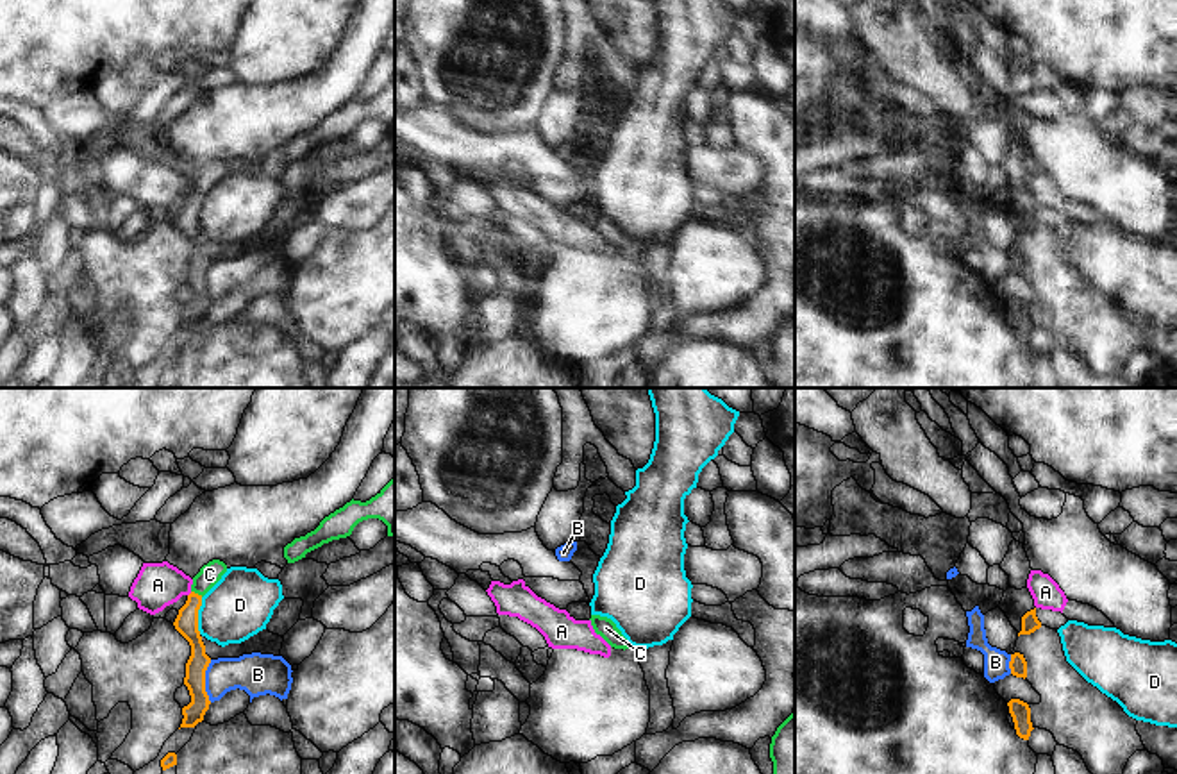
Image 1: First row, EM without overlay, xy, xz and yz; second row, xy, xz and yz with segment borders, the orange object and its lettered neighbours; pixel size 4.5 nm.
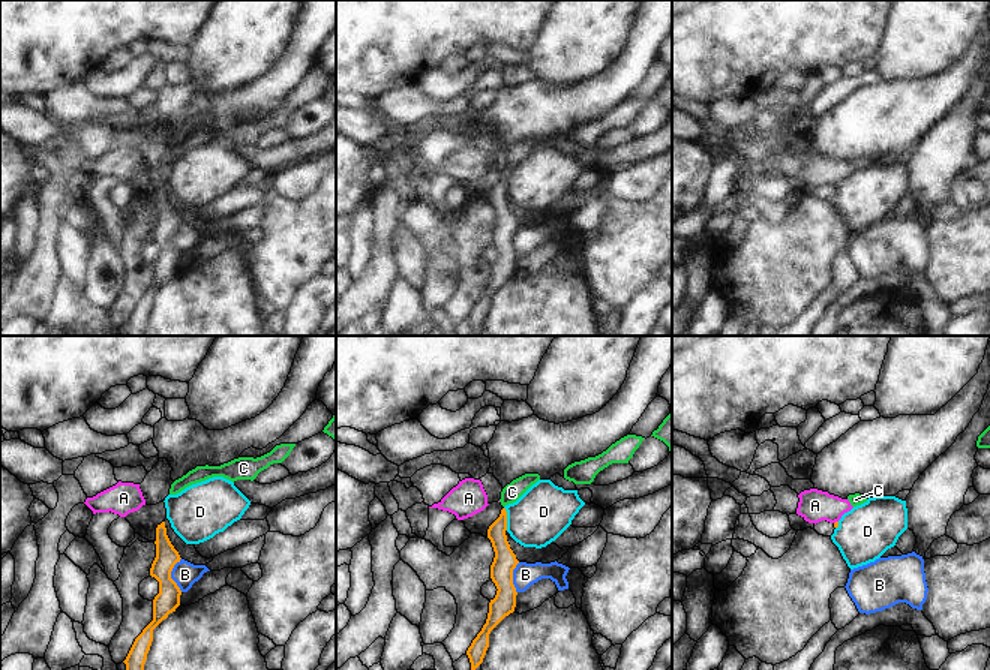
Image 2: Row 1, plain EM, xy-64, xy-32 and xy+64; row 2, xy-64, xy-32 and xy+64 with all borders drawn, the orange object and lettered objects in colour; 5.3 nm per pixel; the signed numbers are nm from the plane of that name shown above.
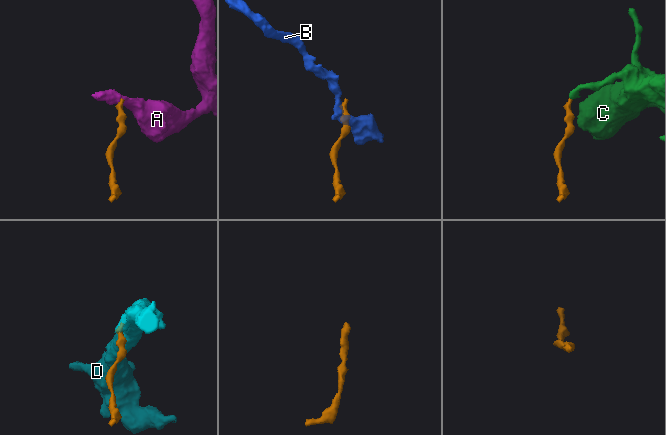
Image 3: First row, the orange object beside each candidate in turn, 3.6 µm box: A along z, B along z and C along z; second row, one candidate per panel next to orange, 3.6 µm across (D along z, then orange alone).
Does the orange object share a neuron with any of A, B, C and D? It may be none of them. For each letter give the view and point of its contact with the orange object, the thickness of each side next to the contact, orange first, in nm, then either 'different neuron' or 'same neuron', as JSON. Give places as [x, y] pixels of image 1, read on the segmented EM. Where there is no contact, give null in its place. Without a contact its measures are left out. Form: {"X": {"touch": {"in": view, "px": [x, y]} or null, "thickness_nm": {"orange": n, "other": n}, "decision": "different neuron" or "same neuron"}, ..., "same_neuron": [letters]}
{"A": {"touch": {"in": "xy", "px": [190, 594]}, "thickness_nm": {"orange": 110, "other": 200}, "decision": "different neuron"}, "B": {"touch": {"in": "xy", "px": [204, 681]}, "thickness_nm": {"orange": 100, "other": 190}, "decision": "different neuron"}, "C": {"touch": {"in": "xy", "px": [197, 594]}, "thickness_nm": {"orange": 110, "other": 100}, "decision": "same neuron"}, "D": {"touch": {"in": "xy", "px": [197, 615]}, "thickness_nm": {"orange": 110, "other": 300}, "decision": "different neuron"}, "same_neuron": ["C"]}

